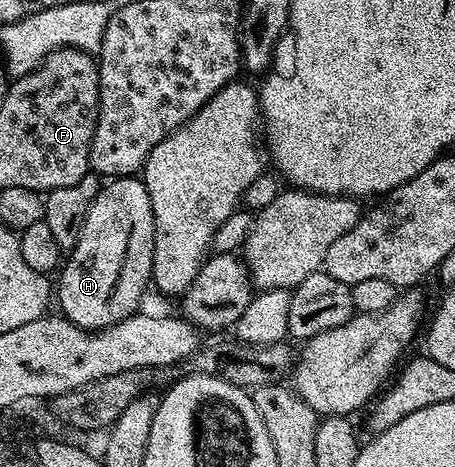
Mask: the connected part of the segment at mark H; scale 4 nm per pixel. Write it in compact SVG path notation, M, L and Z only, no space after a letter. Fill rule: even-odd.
M135 175L108 180L100 188L97 199L93 199L93 207L89 207L89 215L85 215L81 235L74 247L66 254L58 270L58 312L77 327L88 331L107 329L111 325L121 323L121 319L132 317L135 313L140 312L139 300L142 299L147 285L149 289L152 284L151 268L153 267L154 250L153 203L149 203L149 191L145 191L145 183Z

